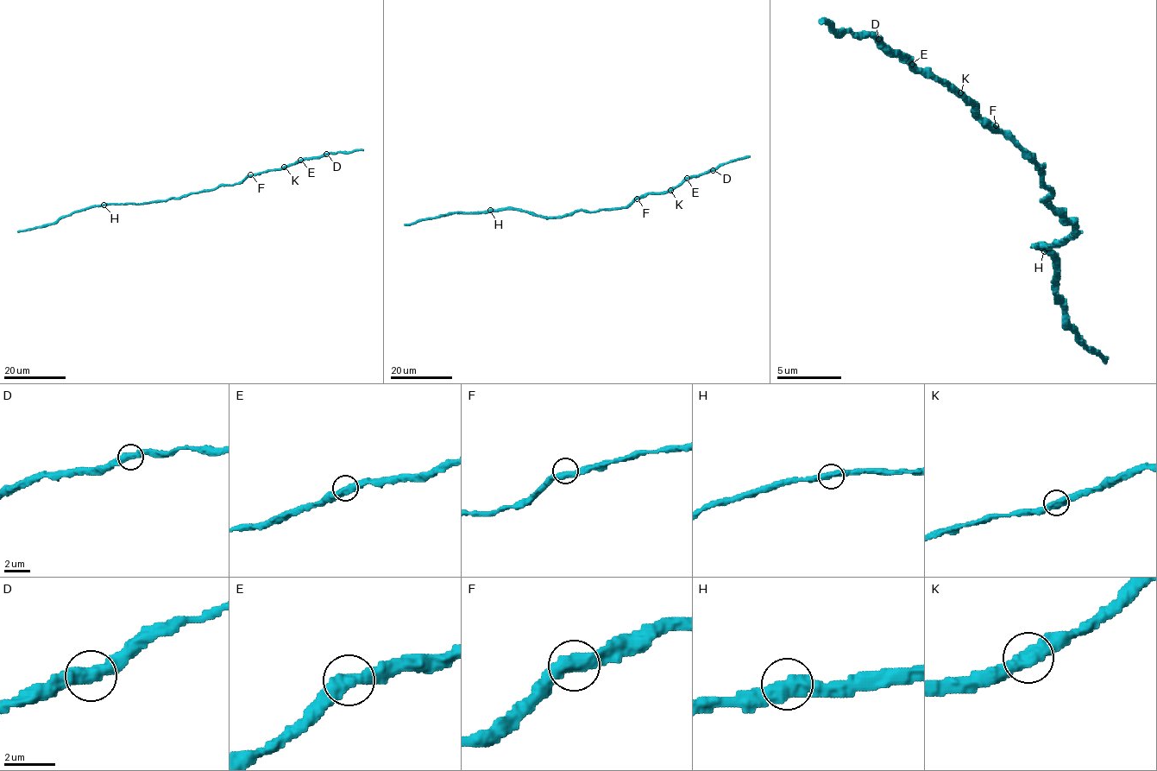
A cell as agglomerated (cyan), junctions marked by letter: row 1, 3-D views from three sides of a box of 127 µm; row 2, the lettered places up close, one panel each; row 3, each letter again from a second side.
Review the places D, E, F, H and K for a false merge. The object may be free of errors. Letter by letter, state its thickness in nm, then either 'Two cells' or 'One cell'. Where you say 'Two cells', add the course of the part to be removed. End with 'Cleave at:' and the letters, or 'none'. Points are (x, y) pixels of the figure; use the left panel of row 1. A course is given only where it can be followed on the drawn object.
D: Thickness 480 nm. One cell
E: Thickness 460 nm. One cell
F: Thickness 480 nm. One cell
H: Thickness 480 nm. One cell
K: Thickness 440 nm. One cell
Cleave at: none

